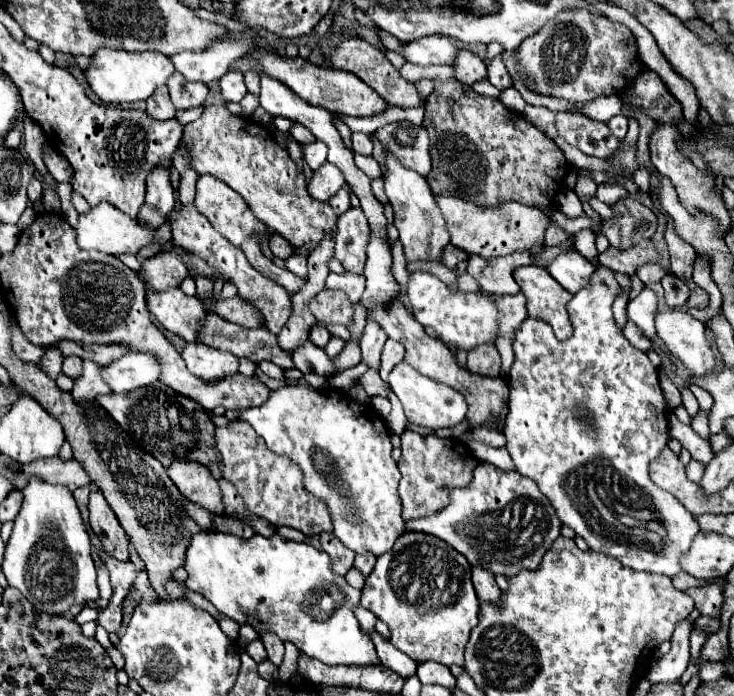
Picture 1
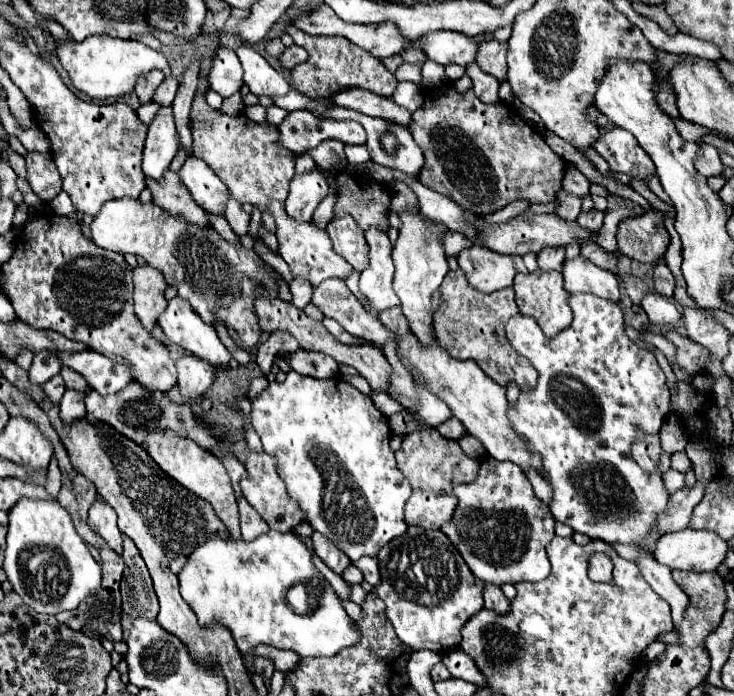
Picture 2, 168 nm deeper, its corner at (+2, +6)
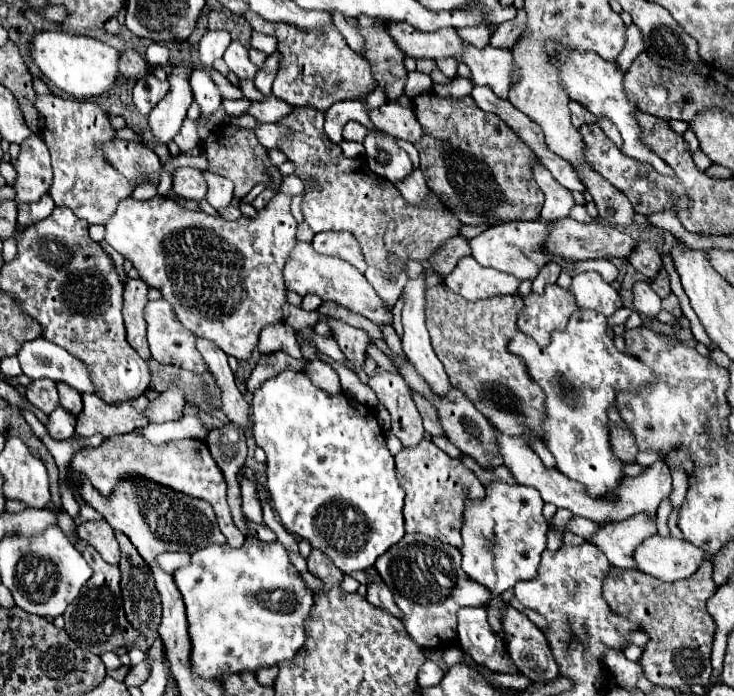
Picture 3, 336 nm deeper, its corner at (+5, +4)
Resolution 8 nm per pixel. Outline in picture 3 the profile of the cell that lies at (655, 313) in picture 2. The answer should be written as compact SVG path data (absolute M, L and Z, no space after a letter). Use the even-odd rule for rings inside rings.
M637 281L633 285L633 305L635 311L647 317L655 317L661 311L661 297L651 289L647 281Z

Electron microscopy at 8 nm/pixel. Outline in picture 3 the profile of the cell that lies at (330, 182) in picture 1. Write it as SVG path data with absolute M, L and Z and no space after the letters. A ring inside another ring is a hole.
M275 193L275 197L257 211L255 217L227 221L223 217L207 215L205 211L189 211L167 197L153 197L149 201L137 201L127 197L119 203L115 215L105 225L105 241L133 263L139 277L161 291L163 299L169 301L177 319L195 335L213 341L227 355L245 361L251 357L259 343L259 333L267 325L283 321L285 285L283 267L295 247L297 221L289 211L291 197Z

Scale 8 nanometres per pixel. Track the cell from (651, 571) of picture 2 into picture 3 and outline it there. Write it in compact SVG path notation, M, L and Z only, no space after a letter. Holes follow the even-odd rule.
M635 515L621 523L607 523L599 527L589 541L603 551L611 565L621 569L635 569L635 559L631 559L631 551L635 551L635 547L643 539L655 533L655 519L649 519L647 515Z

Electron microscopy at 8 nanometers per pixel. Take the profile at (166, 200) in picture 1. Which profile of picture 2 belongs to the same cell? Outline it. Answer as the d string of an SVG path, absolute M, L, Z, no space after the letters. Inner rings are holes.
M162 107L148 129L142 161L144 175L156 181L162 179L176 155L176 149L178 139L174 137L174 115L170 113L170 107Z

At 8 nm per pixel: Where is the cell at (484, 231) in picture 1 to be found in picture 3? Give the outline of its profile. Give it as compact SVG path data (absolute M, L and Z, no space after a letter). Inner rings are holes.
M565 217L557 223L553 223L553 229L549 233L549 241L547 241L545 249L549 253L555 253L555 255L561 255L561 257L567 257L567 259L595 259L595 257L625 259L635 249L635 241L627 233L619 231L613 225L603 225L603 223L595 223L595 221L579 223L575 219Z

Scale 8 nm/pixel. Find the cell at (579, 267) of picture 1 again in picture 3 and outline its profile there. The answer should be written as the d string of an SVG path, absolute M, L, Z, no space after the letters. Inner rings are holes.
M579 273L573 277L571 293L577 299L581 309L595 309L605 317L611 317L617 309L623 307L619 293L601 279L599 273Z

